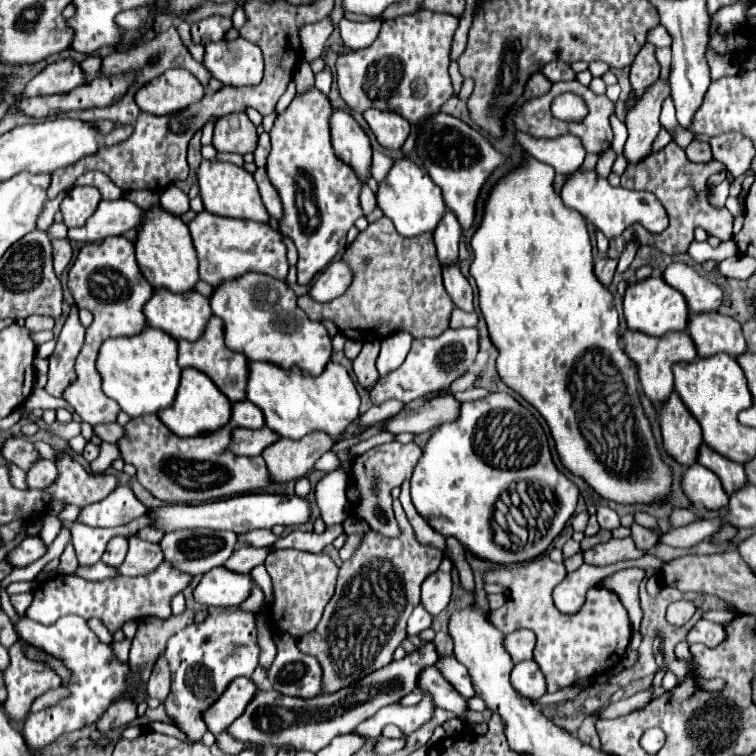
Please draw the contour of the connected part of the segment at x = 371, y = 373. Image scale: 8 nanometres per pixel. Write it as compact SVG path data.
M364 343L360 355L354 359L354 375L366 391L370 391L374 387L376 379L380 379L376 367L374 367L378 353L380 353L380 343Z

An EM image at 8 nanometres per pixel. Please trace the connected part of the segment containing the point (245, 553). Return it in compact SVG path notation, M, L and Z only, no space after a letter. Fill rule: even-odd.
M256 547L238 549L230 555L230 559L224 563L224 567L234 573L250 573L256 565L260 565L266 559L266 555L268 555L268 547L264 547L264 549L256 549Z

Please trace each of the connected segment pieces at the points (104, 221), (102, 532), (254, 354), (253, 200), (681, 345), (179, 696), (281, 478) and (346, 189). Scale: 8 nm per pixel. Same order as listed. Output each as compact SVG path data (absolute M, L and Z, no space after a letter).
M116 199L116 201L100 201L96 213L84 223L84 227L76 227L76 229L70 229L68 231L68 239L74 239L74 241L82 241L82 243L94 243L94 241L102 241L106 237L112 237L112 235L122 235L124 231L128 229L136 229L142 221L142 209L138 205L134 205L132 201L128 199Z
M132 519L126 525L112 527L112 529L96 529L96 527L84 525L84 523L70 523L70 521L60 521L60 523L72 535L72 543L74 543L80 565L94 565L102 557L102 553L106 549L106 543L112 537L116 537L116 535L130 537L138 531L136 525L134 525L136 519Z
M248 273L240 279L218 283L210 295L212 315L224 323L224 339L232 351L244 353L250 361L270 361L284 369L298 365L310 375L320 375L330 361L332 343L328 331L310 321L296 305L296 295L286 281L272 279L264 273Z
M204 159L198 169L198 187L200 187L200 197L204 201L204 209L208 209L210 213L220 215L220 217L240 217L240 219L268 223L270 215L260 199L258 185L256 185L254 177L244 167Z
M626 329L622 333L622 341L624 341L624 351L626 355L636 363L638 367L638 377L640 377L640 385L644 389L644 395L654 401L656 405L660 405L662 401L666 401L670 397L670 393L674 391L674 375L672 375L672 365L674 363L690 363L696 359L696 347L690 339L690 335L684 331L680 335L672 333L672 335L662 335L660 339L652 337L652 335L644 335L638 331L630 331Z
M220 609L208 615L202 623L190 623L174 637L168 639L166 659L172 671L170 697L164 701L164 709L172 723L190 739L202 741L208 731L202 713L220 699L232 679L252 675L258 667L260 647L256 641L256 615L242 609Z
M306 435L304 439L278 439L274 445L268 447L268 451L264 451L264 461L268 467L268 477L272 483L286 483L286 481L296 481L304 475L308 475L314 469L314 463L328 453L338 441L342 439L328 439L328 435Z
M314 87L306 95L296 97L290 107L276 117L270 131L272 151L266 171L284 209L278 231L282 237L290 237L298 251L296 269L300 285L308 285L312 277L344 249L348 229L364 215L358 201L362 181L332 149L328 129L330 115L332 107L328 97Z

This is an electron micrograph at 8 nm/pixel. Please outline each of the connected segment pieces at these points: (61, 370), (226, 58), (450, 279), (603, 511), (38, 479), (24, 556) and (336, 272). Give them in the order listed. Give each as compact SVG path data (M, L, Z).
M72 307L70 317L66 319L62 333L56 339L56 349L48 357L50 371L48 371L48 383L46 391L54 397L62 397L68 383L76 381L76 355L80 353L80 347L84 345L84 327L78 319L78 309Z
M238 37L220 43L208 43L202 65L224 85L256 85L264 73L262 51L258 45Z
M448 263L442 265L442 275L444 275L444 287L448 291L448 295L452 297L454 305L464 309L464 311L472 311L472 287L468 283L468 279L460 273L458 263Z
M598 505L596 509L596 517L598 517L598 523L602 529L608 529L608 531L614 531L620 527L620 517L616 515L616 511L612 511L610 507L604 507L604 505Z
M40 459L30 471L28 471L28 485L30 489L44 489L44 487L50 487L54 481L56 481L56 465L48 459Z
M28 537L18 547L14 547L12 551L8 551L8 555L4 559L8 561L10 567L16 569L16 567L26 567L26 565L34 563L44 553L46 553L46 547L40 541L40 537Z
M344 259L332 261L316 279L316 283L310 289L310 297L314 301L332 301L338 295L342 295L350 283L352 283L352 269L348 269L348 263Z

